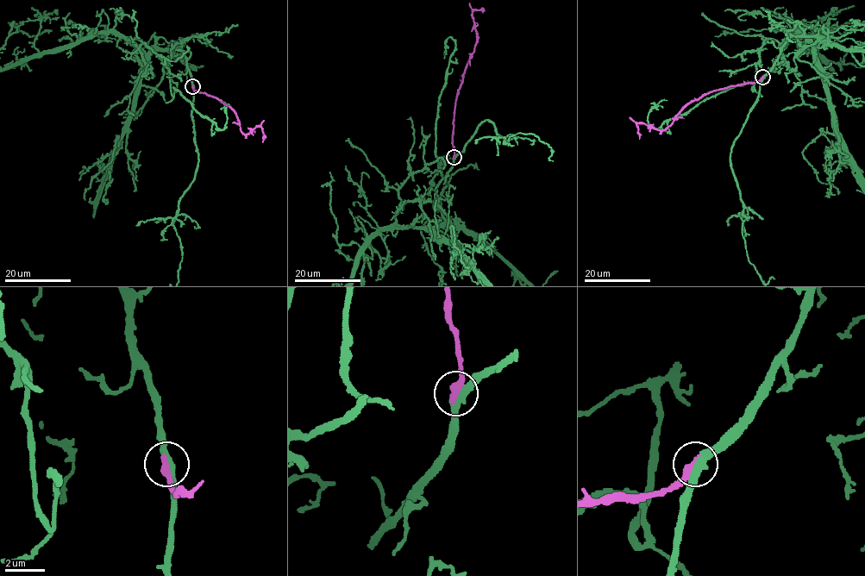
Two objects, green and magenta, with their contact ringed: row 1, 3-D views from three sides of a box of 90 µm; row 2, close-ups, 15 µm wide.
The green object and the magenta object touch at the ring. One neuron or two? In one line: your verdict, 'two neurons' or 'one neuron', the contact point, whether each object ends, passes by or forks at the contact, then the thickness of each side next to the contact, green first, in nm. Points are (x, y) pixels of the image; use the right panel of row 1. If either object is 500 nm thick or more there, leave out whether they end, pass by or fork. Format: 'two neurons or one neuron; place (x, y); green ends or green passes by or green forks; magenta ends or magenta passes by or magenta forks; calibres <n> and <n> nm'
one neuron; place (762, 77); green passes by; magenta ends; calibres 320 and 440 nm

